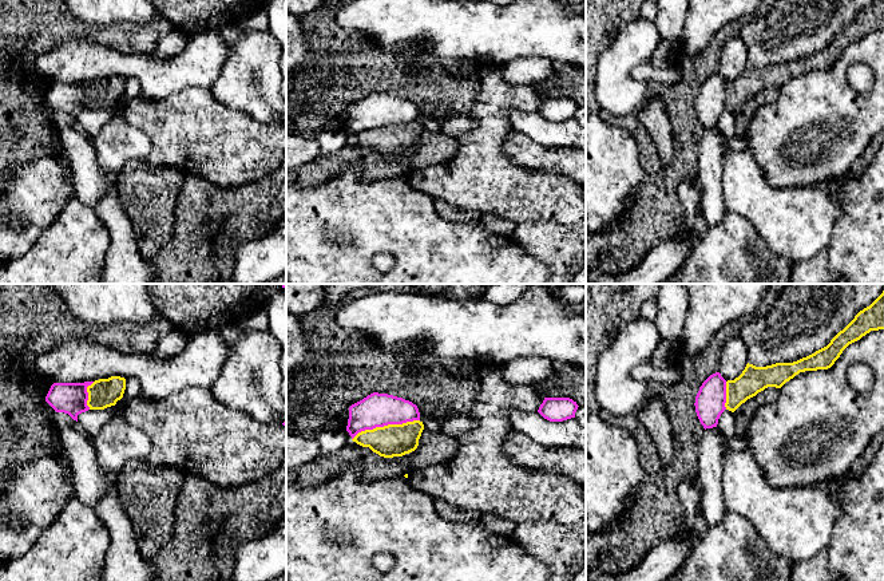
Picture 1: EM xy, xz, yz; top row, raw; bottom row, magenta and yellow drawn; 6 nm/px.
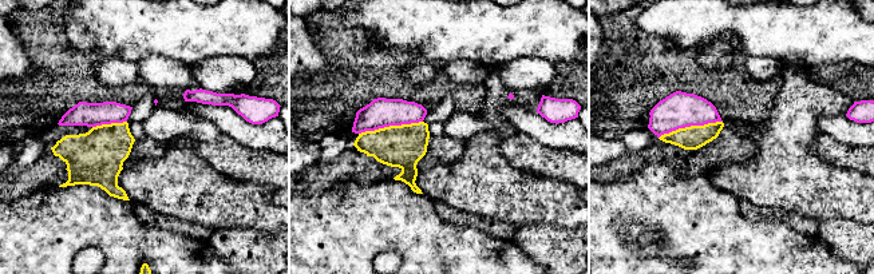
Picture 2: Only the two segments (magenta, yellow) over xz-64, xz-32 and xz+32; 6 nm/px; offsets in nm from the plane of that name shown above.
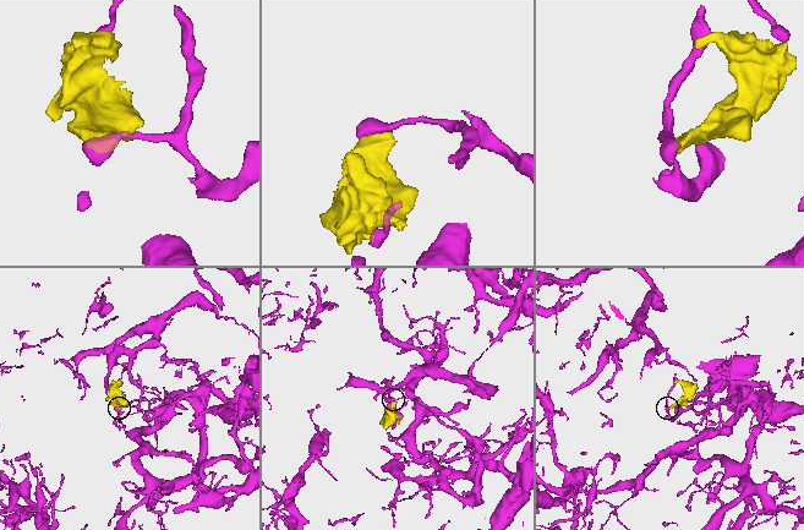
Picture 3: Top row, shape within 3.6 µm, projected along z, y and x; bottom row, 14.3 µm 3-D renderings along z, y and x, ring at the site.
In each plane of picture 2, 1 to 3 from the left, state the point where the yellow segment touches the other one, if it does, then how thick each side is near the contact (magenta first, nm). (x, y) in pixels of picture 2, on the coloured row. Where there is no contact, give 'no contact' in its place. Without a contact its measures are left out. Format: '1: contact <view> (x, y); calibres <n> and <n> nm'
1: contact xz-64 (109, 123); calibres 140 and 320 nm
2: contact xz-32 (390, 124); calibres 180 and 260 nm
3: contact xz+32 (689, 126); calibres 220 and 140 nm

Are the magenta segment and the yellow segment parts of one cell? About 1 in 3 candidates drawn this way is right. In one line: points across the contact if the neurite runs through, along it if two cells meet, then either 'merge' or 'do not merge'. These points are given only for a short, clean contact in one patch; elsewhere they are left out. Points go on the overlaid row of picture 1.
border xz (419, 419), (365, 429), (352, 439); do not merge

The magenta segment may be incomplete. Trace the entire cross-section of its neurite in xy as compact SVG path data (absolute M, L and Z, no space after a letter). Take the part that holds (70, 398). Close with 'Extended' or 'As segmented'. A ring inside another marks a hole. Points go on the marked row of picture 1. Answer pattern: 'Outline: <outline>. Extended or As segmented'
Outline: M94 382L84 383L53 383L45 396L45 402L56 411L68 414L78 422L78 415L90 410L87 406L87 387Z. As segmented

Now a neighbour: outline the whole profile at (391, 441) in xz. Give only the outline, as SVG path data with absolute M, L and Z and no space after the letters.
M413 420L365 430L352 440L384 458L403 456L417 448L423 430L423 422Z

